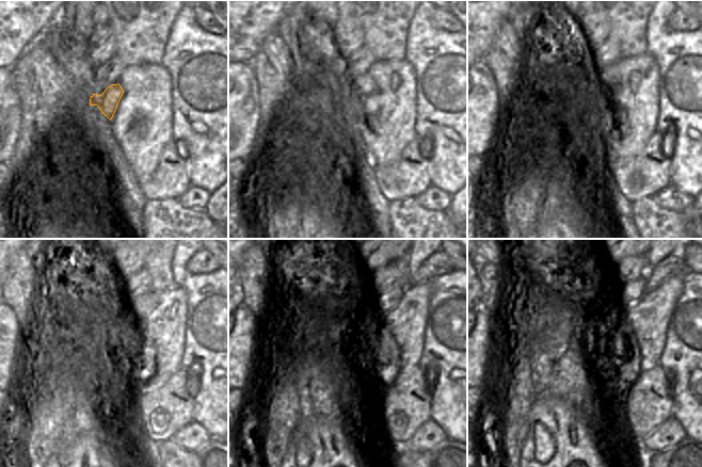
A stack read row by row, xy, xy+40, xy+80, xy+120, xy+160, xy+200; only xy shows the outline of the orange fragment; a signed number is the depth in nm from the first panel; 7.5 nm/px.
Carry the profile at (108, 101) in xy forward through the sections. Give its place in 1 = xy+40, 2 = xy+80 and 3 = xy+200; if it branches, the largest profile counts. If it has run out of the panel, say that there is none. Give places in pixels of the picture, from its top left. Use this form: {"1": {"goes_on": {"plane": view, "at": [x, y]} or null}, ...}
{"1": {"goes_on": {"plane": "xy+40", "at": [359, 87]}}, "2": {"goes_on": {"plane": "xy+80", "at": [609, 76]}}, "3": {"goes_on": {"plane": "xy+200", "at": [628, 292]}}}

